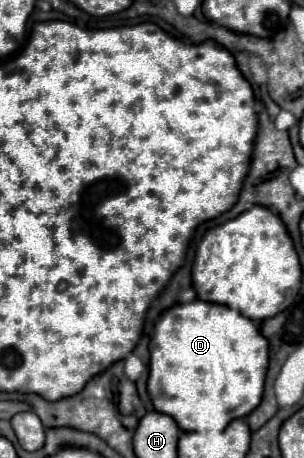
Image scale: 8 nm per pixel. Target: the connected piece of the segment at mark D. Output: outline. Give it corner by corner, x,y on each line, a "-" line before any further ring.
201,300
177,304
155,324
149,352
147,390
155,394
153,406
173,416
185,432
225,430
231,420
245,418
261,402
269,342
253,320
237,310

